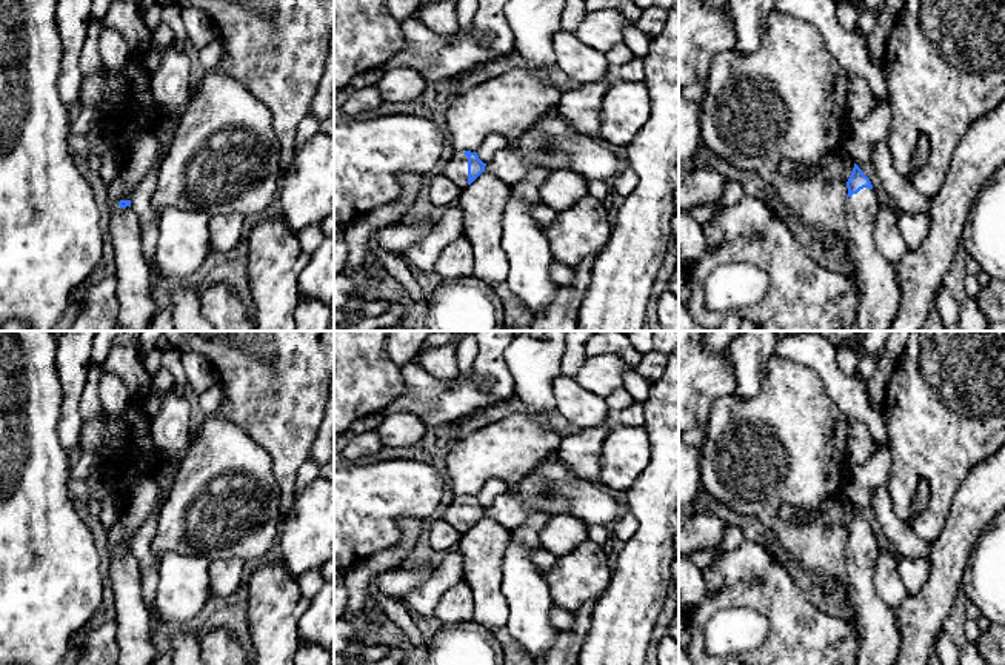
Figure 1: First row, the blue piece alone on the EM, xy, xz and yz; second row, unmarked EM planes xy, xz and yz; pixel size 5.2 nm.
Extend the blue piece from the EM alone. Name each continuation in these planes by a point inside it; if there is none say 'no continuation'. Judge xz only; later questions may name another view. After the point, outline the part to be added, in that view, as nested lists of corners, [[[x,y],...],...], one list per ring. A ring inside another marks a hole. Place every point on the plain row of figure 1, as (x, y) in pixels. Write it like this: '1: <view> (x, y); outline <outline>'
1: xz (456, 514); outline [[[462,496],[454,497],[452,503],[448,506],[442,519],[457,531],[466,533],[468,531],[468,502]]]

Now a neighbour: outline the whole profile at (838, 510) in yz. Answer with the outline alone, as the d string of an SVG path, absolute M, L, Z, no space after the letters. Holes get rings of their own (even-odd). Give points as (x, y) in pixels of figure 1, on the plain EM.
M836 494L828 499L819 510L817 514L825 526L843 525L848 526L854 513L853 503L842 494Z

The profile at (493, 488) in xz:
M491 479L485 483L485 486L482 488L482 491L477 496L479 503L483 508L489 508L494 500L508 491L508 485L499 479Z

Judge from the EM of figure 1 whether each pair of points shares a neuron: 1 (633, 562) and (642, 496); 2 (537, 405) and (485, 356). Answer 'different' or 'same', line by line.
1: same
2: different

